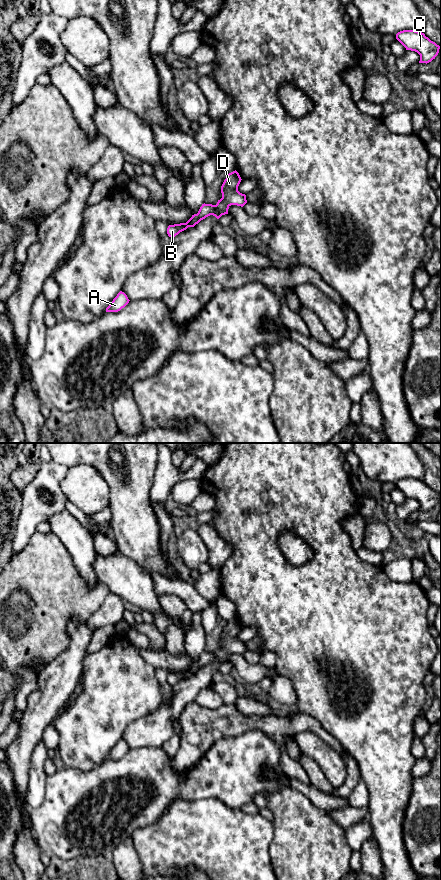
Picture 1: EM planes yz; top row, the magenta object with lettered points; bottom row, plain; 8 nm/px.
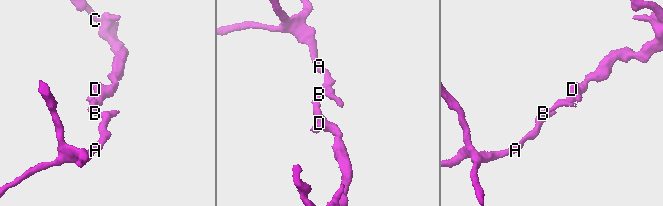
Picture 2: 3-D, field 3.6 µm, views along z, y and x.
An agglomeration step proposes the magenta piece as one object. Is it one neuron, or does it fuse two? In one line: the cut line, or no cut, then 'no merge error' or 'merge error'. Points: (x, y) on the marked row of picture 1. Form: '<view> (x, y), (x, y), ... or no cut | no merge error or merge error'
yz (215, 205), (215, 211), (212, 214) | merge error

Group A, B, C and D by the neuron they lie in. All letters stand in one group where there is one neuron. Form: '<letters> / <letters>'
A B / C D

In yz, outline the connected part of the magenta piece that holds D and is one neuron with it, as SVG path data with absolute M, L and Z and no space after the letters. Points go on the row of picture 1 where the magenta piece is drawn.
M235 170L227 174L221 186L222 198L218 200L215 205L215 216L219 219L222 215L228 213L228 209L231 205L237 205L243 207L246 203L246 195L238 191L238 186L241 182L239 173Z

